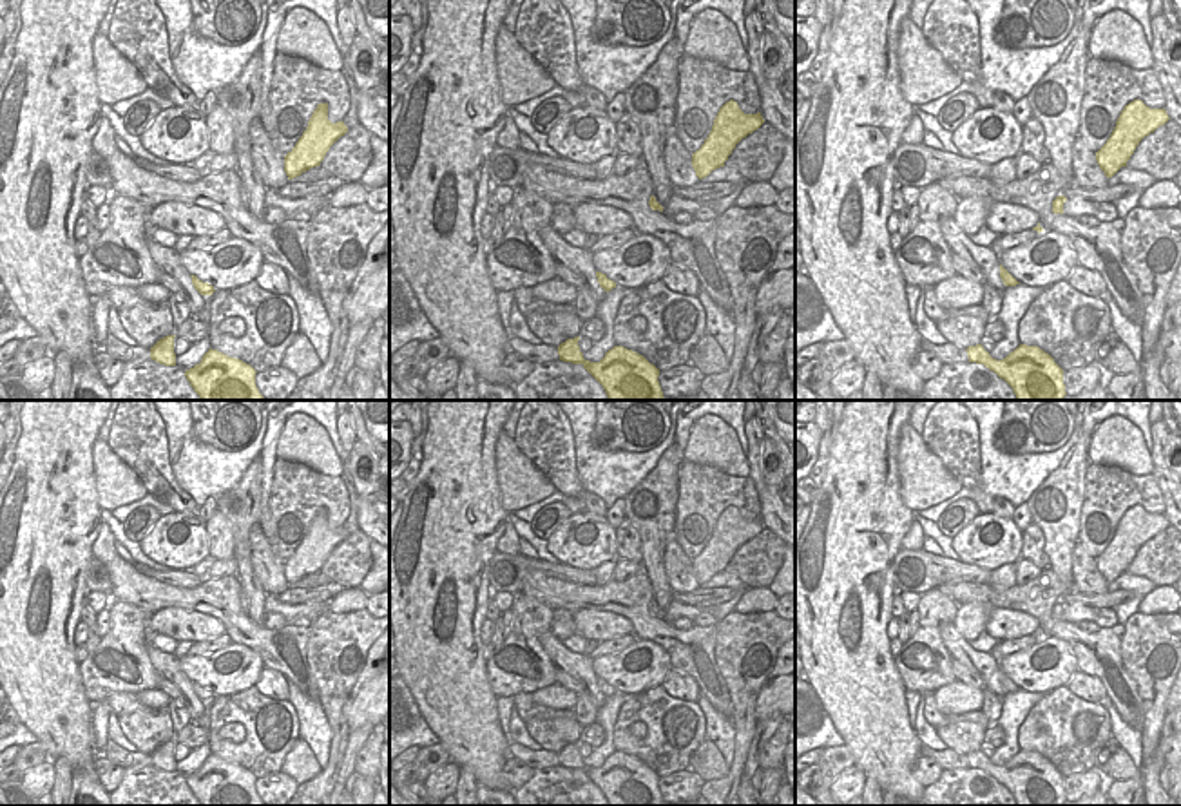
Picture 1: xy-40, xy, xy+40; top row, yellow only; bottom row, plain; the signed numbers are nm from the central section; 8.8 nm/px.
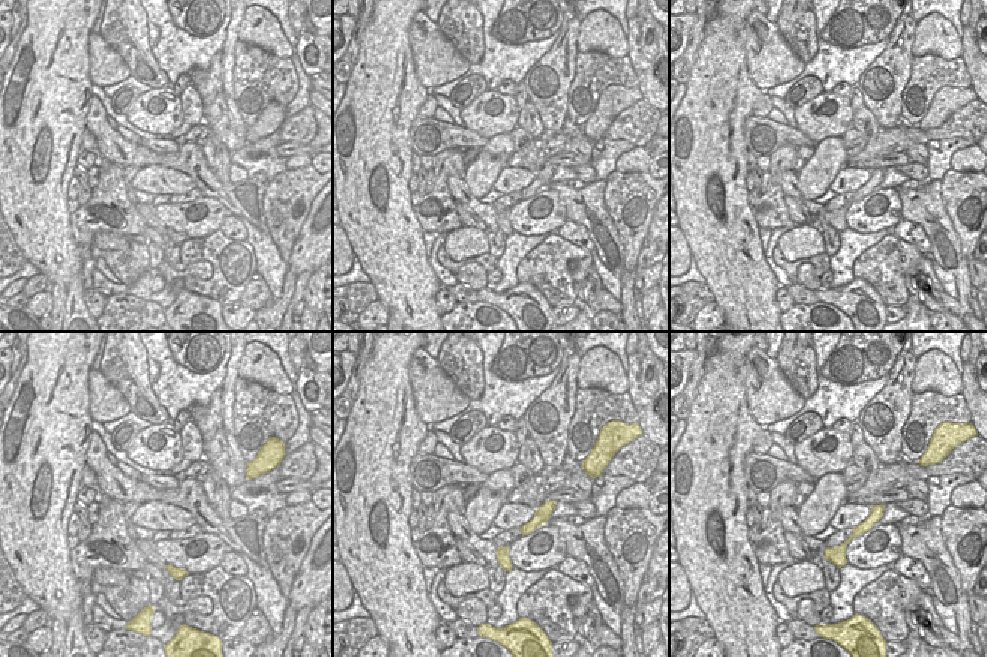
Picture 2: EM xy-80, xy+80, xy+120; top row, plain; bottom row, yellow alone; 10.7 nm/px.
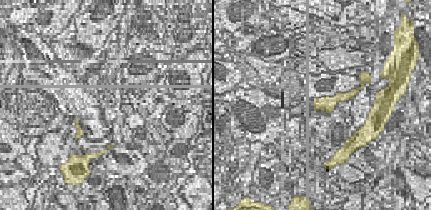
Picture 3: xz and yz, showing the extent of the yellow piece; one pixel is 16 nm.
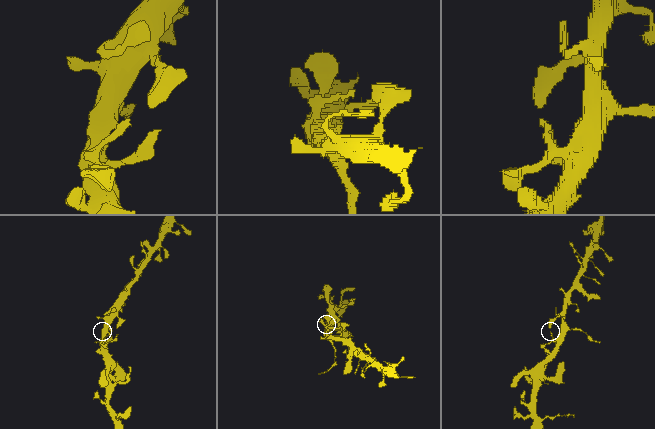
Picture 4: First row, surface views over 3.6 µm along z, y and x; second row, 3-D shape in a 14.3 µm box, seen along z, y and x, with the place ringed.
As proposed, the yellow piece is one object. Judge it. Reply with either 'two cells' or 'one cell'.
one cell

